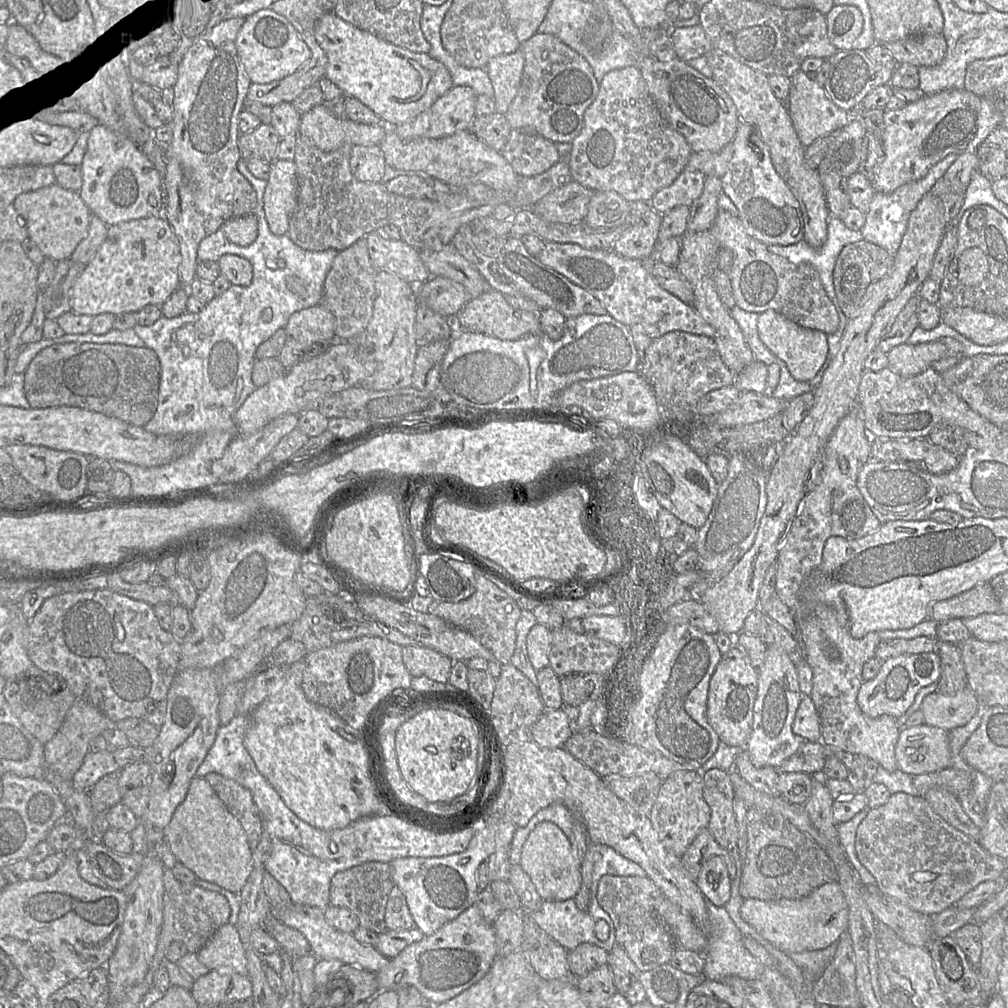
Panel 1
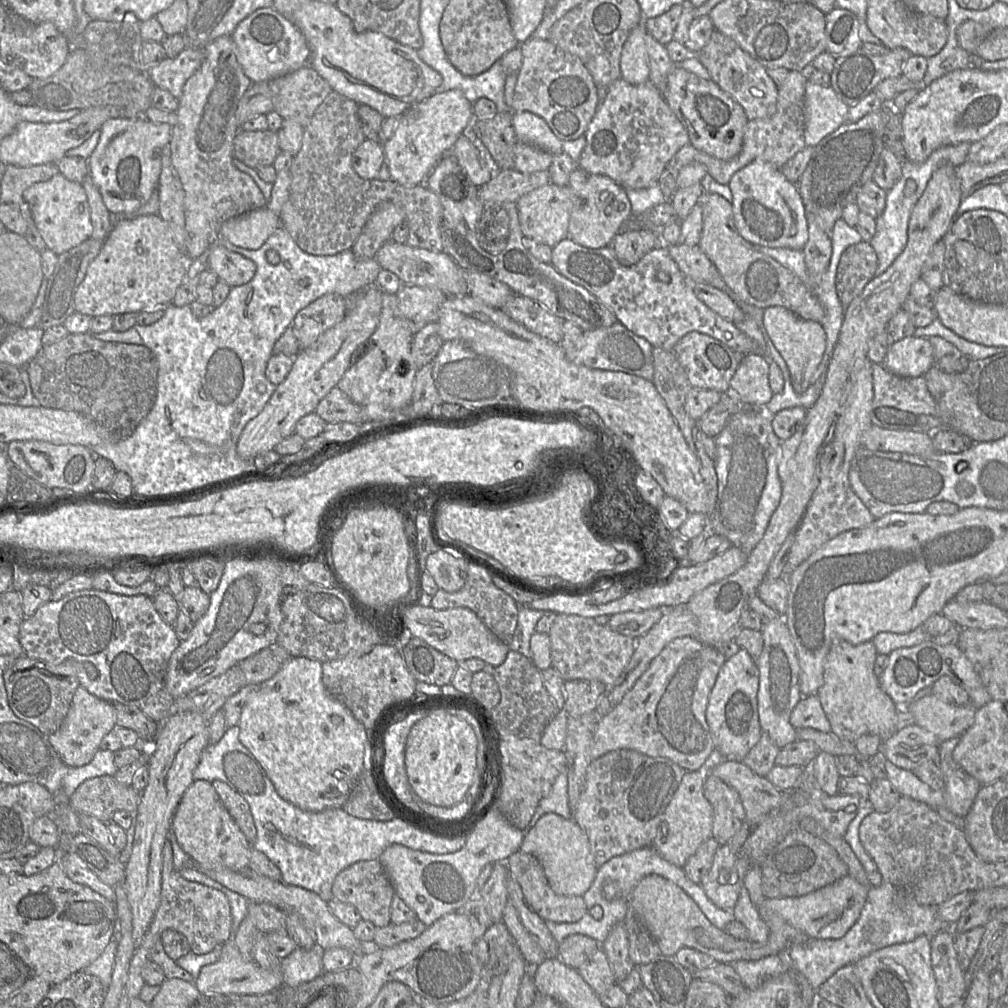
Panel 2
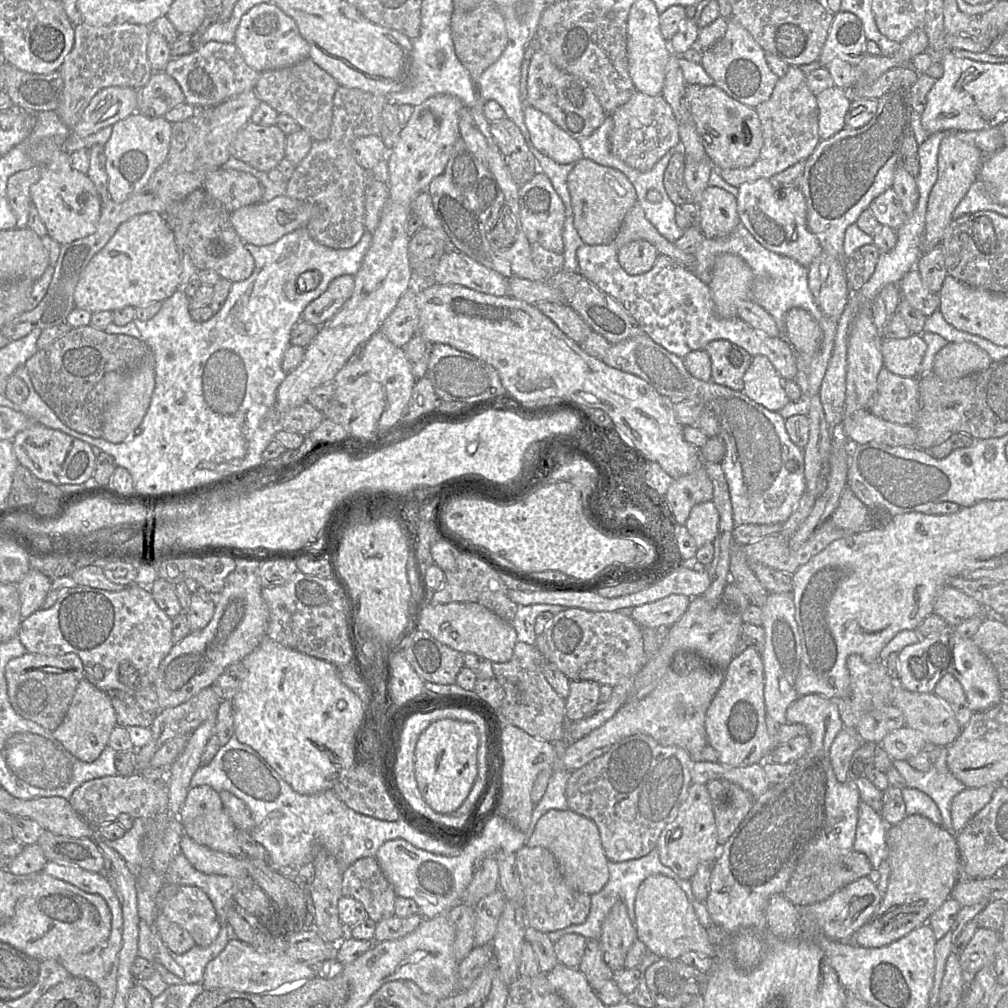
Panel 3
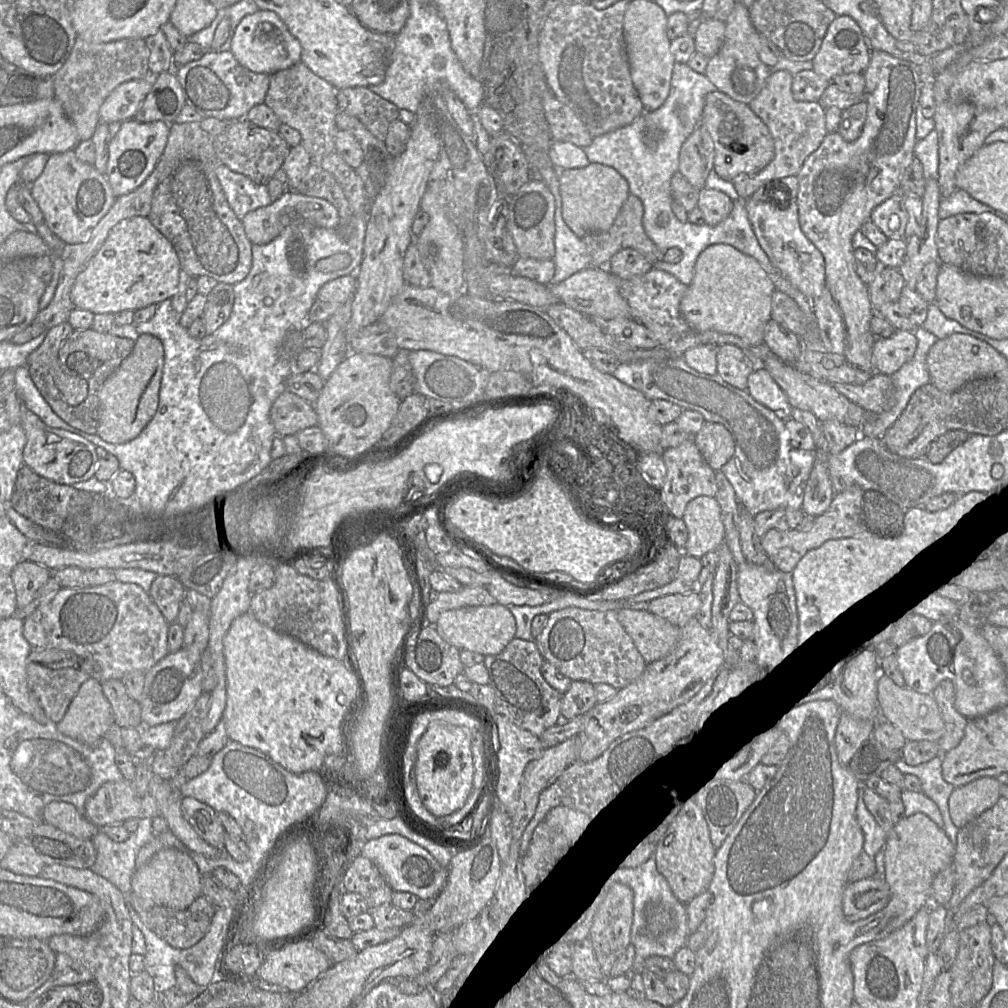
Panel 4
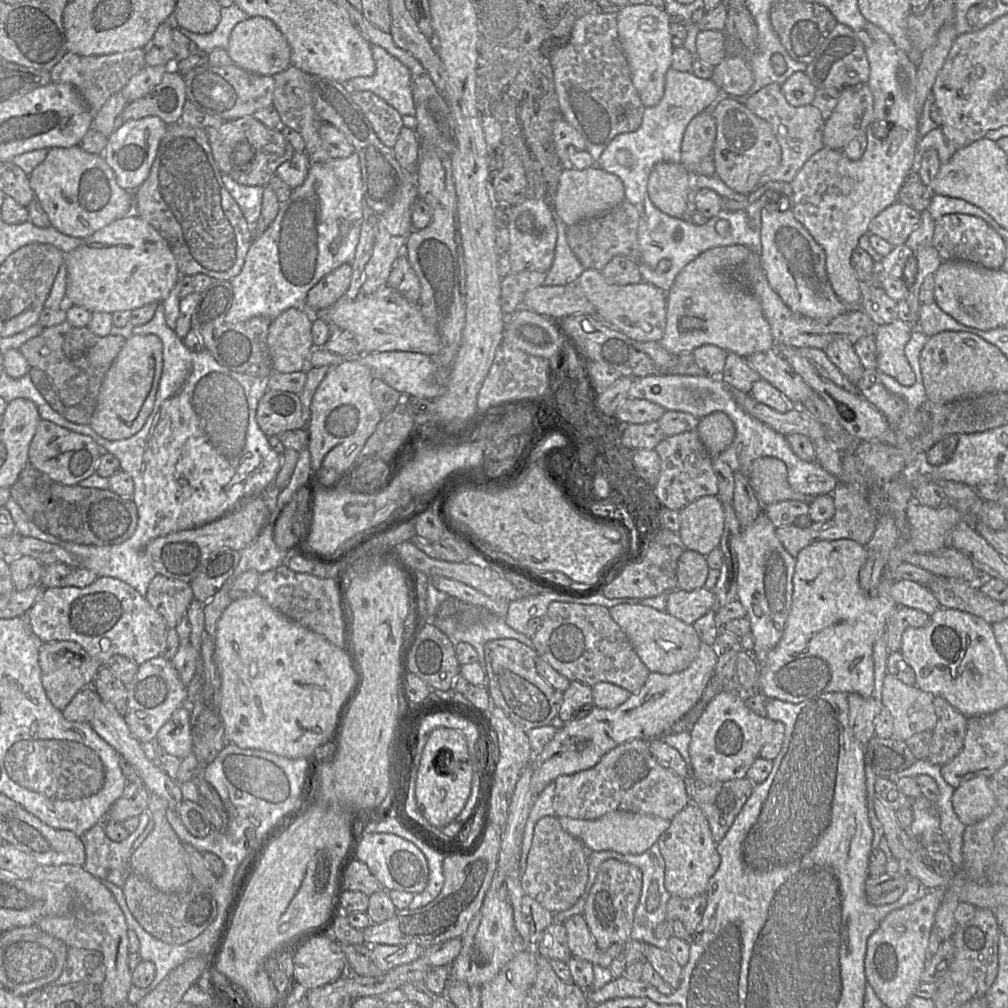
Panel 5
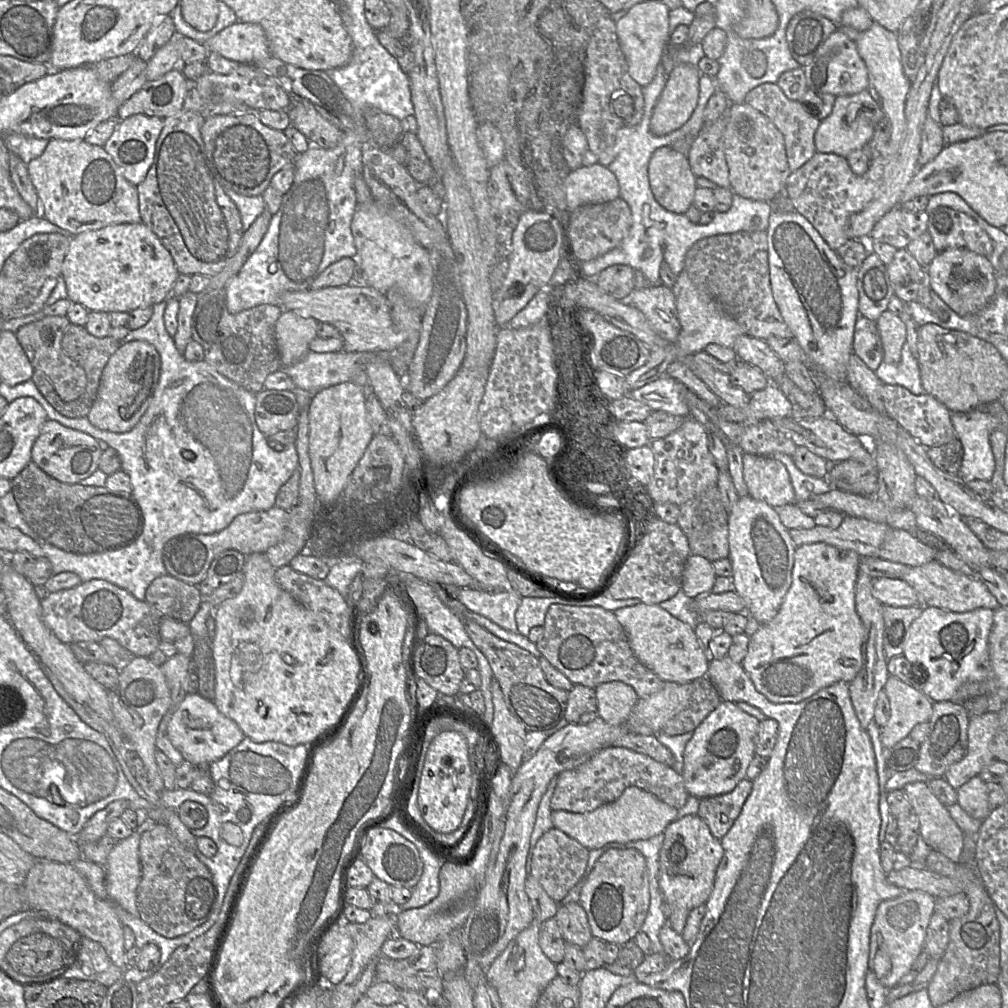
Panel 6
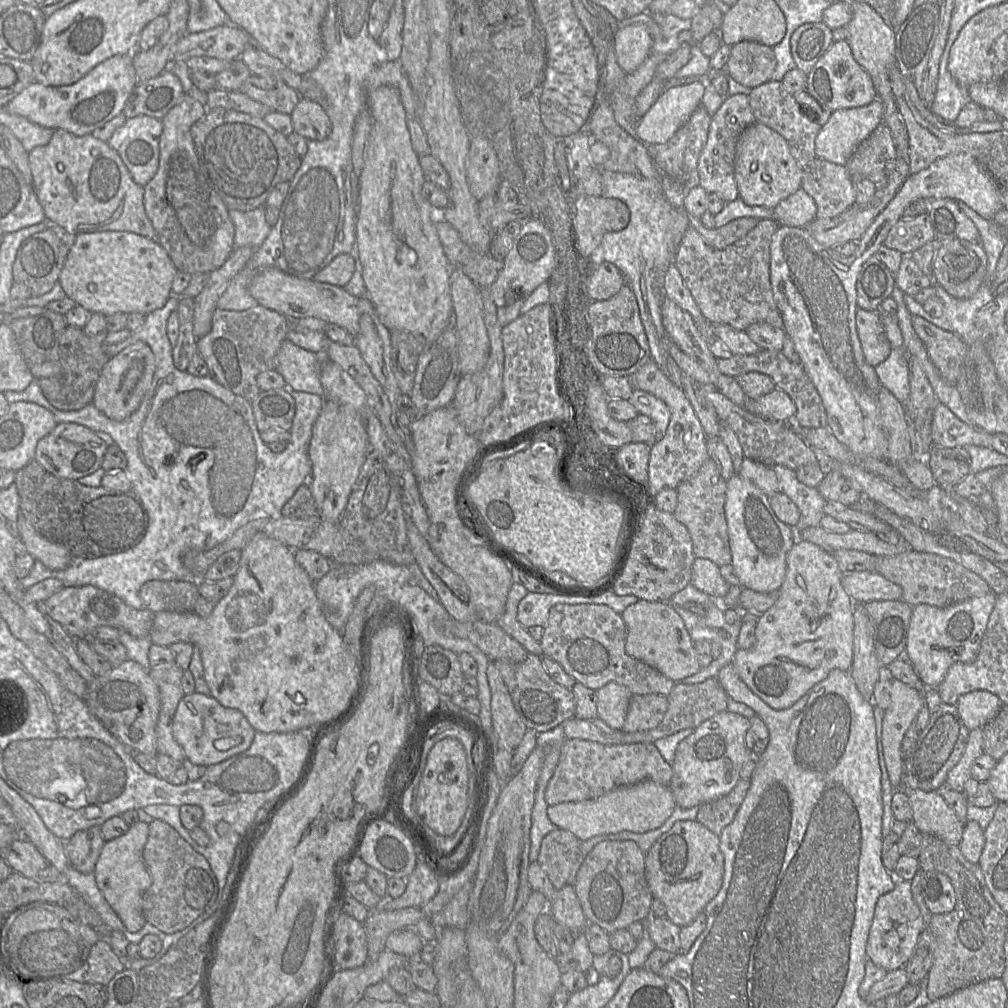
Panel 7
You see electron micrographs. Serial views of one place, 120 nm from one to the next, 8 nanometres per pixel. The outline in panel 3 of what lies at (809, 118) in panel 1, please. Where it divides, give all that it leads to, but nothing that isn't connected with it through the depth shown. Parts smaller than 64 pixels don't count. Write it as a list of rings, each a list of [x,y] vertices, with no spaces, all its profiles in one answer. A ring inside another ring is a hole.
[[[835,86],[817,94],[816,99],[819,138],[825,140],[845,128],[844,117],[852,100],[846,97],[843,89]]]

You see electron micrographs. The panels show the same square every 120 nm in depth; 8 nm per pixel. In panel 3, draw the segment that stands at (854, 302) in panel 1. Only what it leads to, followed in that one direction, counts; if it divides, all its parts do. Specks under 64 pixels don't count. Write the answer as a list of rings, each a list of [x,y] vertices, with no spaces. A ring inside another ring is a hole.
[[[864,245],[848,257],[844,272],[849,292],[858,292],[868,282],[875,271],[879,258],[875,245]]]

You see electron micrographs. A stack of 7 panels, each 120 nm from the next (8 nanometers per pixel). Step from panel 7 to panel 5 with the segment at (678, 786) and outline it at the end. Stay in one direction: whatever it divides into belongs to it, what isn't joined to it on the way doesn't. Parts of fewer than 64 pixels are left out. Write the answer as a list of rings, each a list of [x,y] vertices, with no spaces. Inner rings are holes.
[[[720,691],[691,727],[690,776],[694,780],[713,783],[746,777],[750,766],[759,757],[761,748],[771,739],[775,722],[750,710],[744,700],[742,693]]]

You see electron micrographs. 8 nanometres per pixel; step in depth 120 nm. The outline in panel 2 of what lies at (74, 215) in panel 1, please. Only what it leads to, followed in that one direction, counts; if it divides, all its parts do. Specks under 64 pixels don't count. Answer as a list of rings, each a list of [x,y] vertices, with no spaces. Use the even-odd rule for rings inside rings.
[[[58,172],[49,180],[28,187],[23,193],[23,198],[29,205],[32,222],[41,234],[46,247],[56,255],[90,238],[93,227],[88,199],[82,183],[70,181]]]

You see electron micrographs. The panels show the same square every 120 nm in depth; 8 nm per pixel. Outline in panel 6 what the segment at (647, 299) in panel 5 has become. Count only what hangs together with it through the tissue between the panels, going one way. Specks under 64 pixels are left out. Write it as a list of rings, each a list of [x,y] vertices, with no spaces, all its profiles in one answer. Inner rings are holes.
[[[661,285],[635,288],[626,300],[648,320],[652,329],[668,342],[674,342],[681,329],[672,289]]]

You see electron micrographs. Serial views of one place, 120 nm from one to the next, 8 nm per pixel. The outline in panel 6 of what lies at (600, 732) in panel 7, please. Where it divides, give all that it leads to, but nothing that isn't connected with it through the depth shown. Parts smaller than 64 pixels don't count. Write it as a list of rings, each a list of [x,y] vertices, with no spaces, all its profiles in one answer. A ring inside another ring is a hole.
[[[629,732],[614,741],[612,746],[621,746],[638,753],[648,755],[654,760],[673,767],[674,757],[671,751],[661,744],[655,735],[641,735]]]

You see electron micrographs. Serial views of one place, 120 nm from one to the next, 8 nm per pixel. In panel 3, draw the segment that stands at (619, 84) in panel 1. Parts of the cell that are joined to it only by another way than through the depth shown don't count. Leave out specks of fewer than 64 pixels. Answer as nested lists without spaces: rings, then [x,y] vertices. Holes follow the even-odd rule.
[[[635,91],[624,105],[609,116],[613,119],[609,135],[611,152],[636,170],[650,171],[670,149],[680,146],[678,123],[671,106],[661,95],[650,96]]]

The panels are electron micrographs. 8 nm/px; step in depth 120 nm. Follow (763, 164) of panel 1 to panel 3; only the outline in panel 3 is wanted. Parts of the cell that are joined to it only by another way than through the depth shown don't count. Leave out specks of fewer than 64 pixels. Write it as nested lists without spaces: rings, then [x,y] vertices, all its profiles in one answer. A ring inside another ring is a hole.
[[[762,178],[741,184],[736,199],[740,222],[767,250],[787,256],[807,268],[823,251],[808,228],[805,198],[799,188],[775,188],[769,179]]]

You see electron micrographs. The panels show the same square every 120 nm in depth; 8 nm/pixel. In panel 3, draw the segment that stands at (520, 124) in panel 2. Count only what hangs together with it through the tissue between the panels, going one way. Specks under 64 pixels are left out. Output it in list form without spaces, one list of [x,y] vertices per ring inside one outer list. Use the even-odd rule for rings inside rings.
[[[530,105],[523,108],[525,126],[534,147],[559,164],[575,164],[583,158],[579,141],[559,128],[549,116]]]

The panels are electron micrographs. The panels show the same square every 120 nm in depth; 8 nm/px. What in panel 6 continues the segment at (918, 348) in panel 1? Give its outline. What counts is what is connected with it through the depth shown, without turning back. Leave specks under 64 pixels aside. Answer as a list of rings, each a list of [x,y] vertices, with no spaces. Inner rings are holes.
[[[886,310],[876,321],[883,348],[883,361],[897,364],[907,339],[907,327],[903,319]]]

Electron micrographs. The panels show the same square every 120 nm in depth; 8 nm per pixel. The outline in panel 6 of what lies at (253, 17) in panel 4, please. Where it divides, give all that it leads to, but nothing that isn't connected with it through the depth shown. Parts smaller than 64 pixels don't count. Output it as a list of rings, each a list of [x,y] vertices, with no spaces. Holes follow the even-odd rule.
[[[237,21],[208,41],[205,47],[239,64],[257,65],[271,56],[265,32],[259,24]]]

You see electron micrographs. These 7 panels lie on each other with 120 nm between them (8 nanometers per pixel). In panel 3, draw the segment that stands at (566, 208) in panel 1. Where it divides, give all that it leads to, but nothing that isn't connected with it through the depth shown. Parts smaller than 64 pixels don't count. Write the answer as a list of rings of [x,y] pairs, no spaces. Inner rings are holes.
[[[538,171],[530,181],[519,186],[518,205],[519,221],[528,242],[539,244],[543,248],[558,254],[562,253],[564,205],[549,178],[543,172]]]

